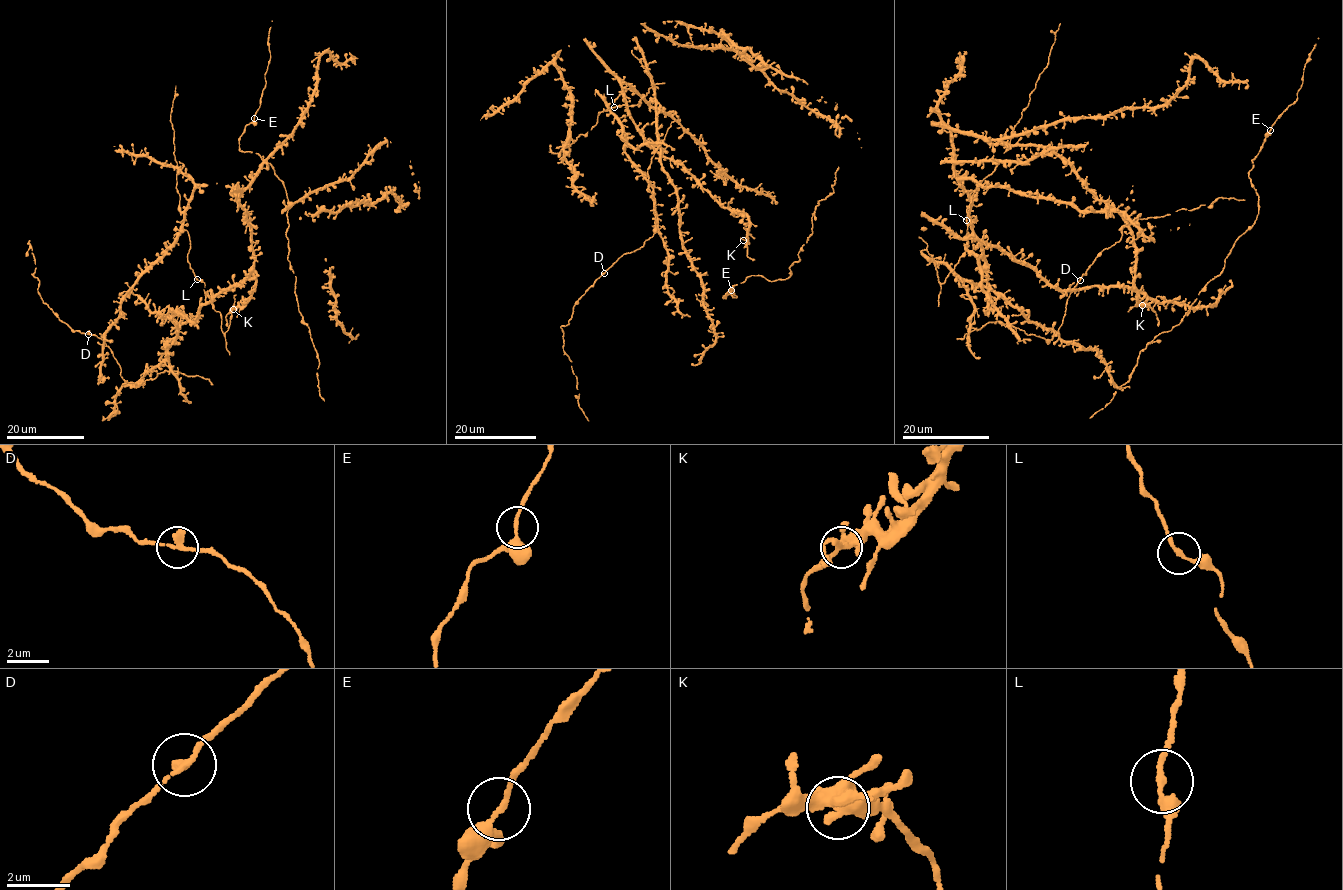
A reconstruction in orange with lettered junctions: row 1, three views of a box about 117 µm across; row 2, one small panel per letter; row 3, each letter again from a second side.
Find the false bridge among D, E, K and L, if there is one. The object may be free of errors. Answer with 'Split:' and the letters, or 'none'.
Split: none

